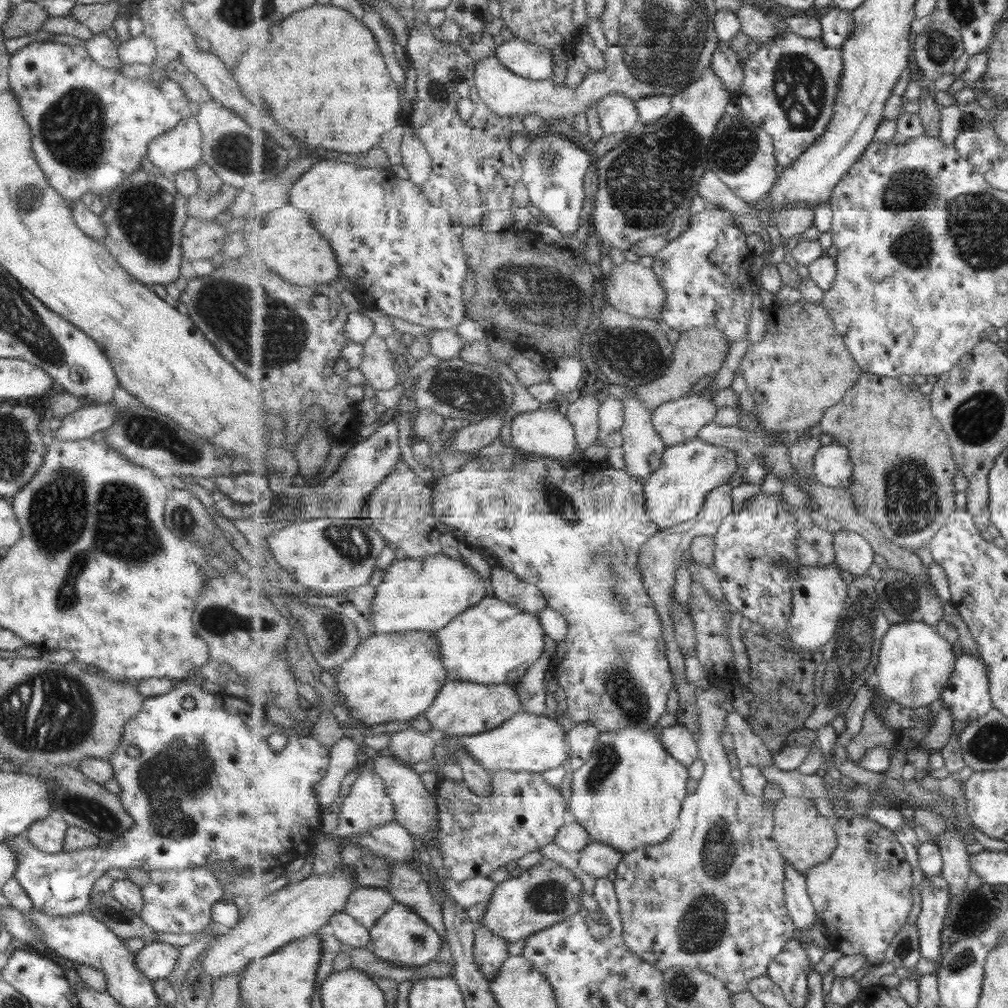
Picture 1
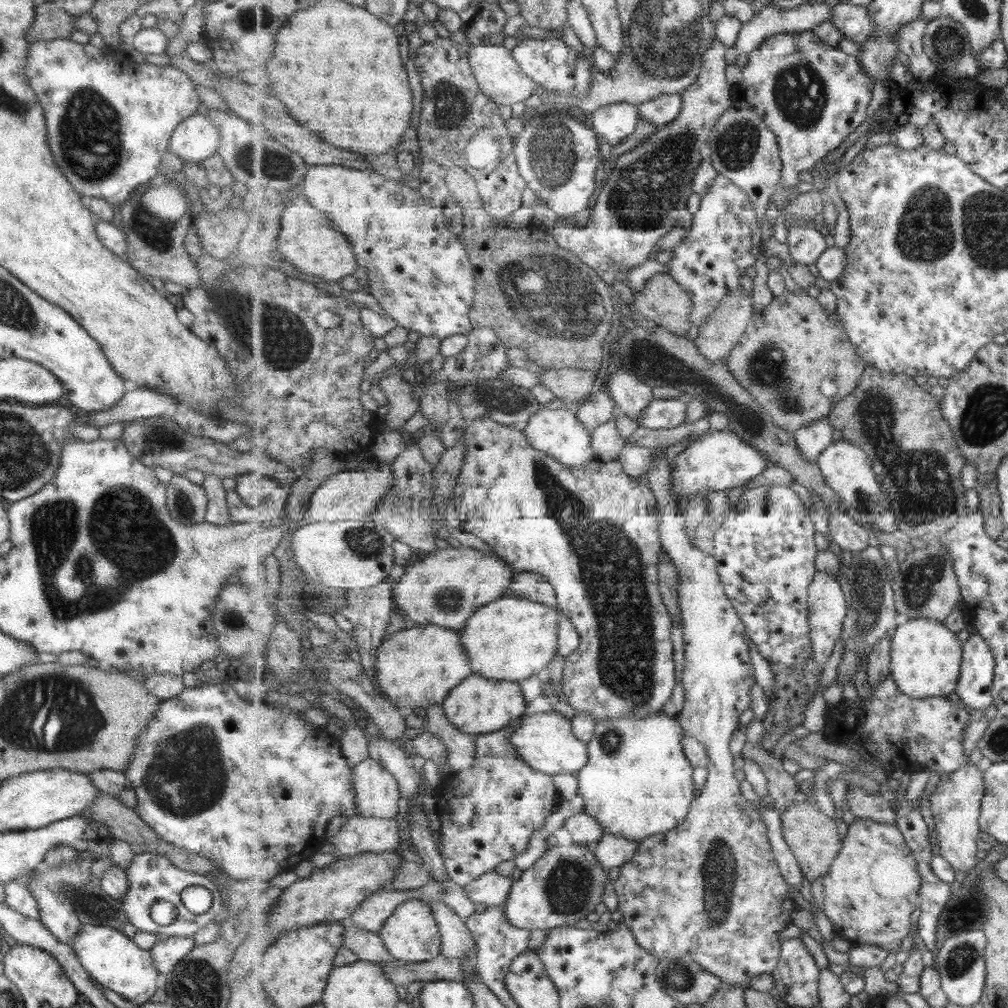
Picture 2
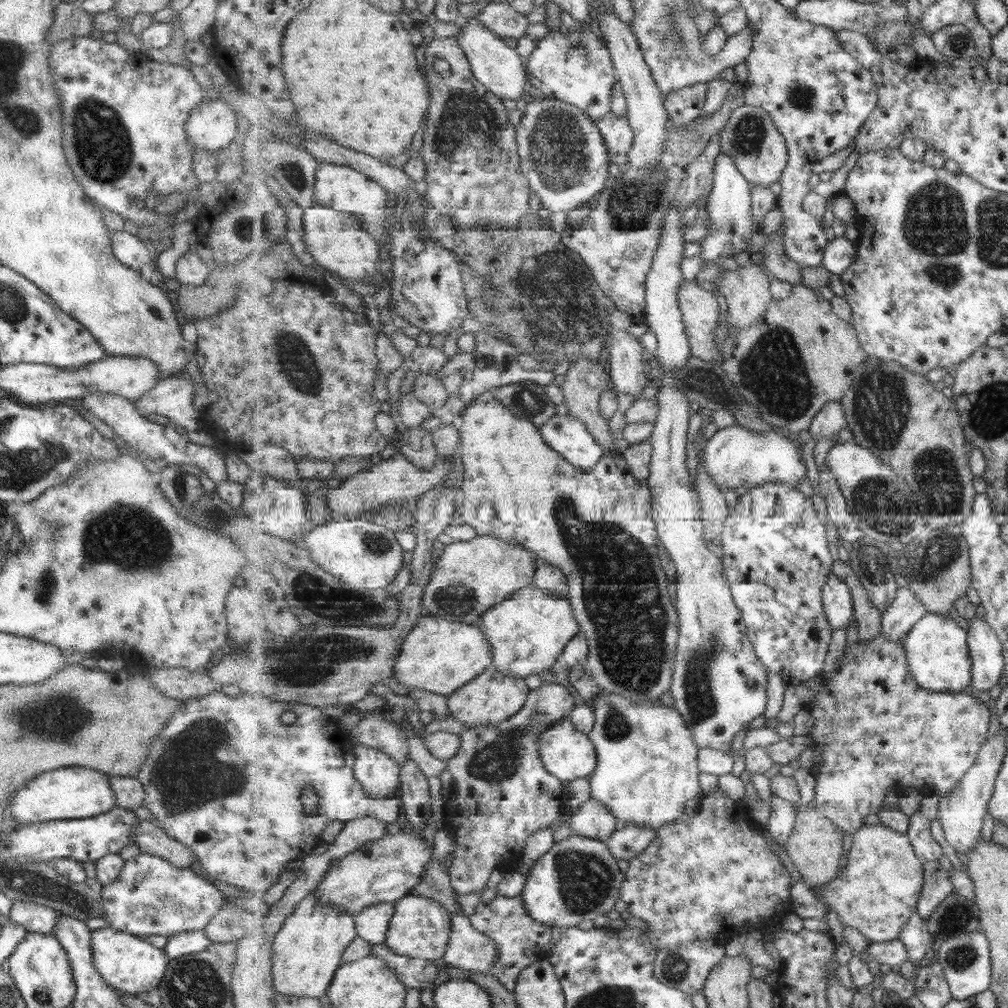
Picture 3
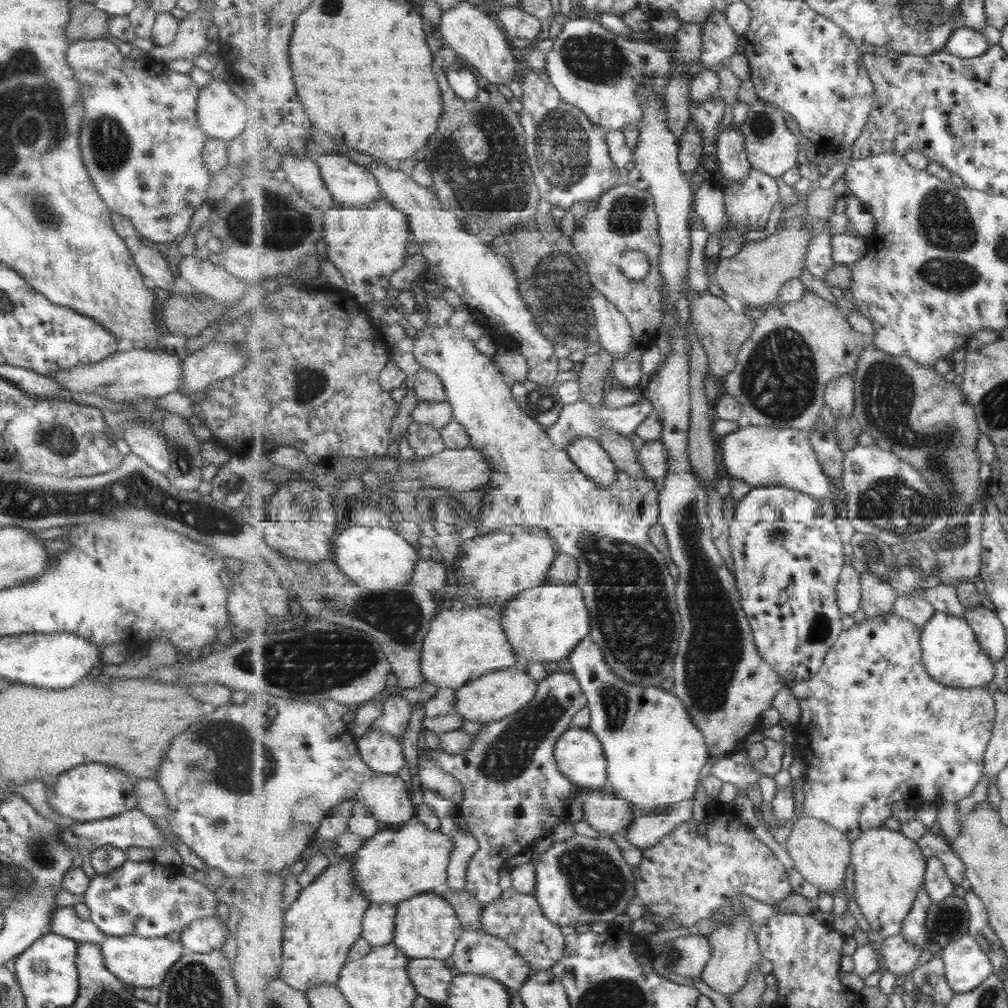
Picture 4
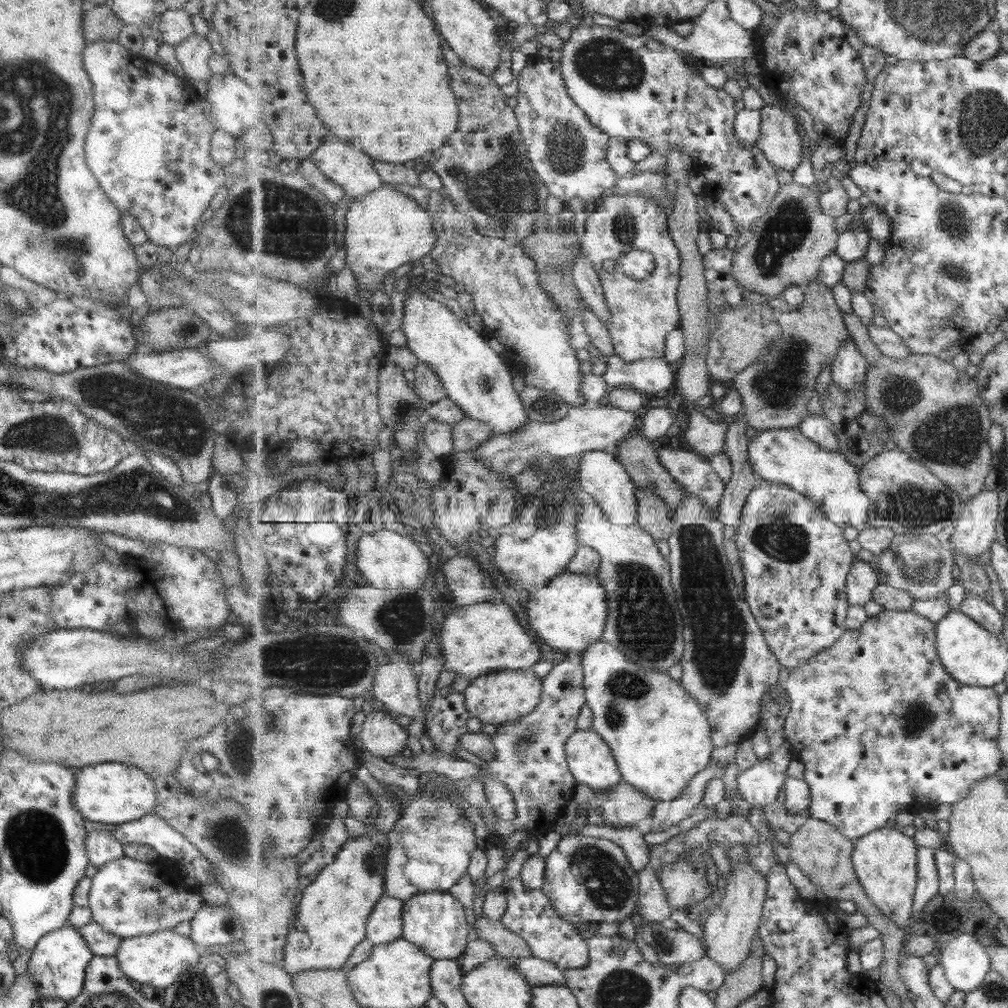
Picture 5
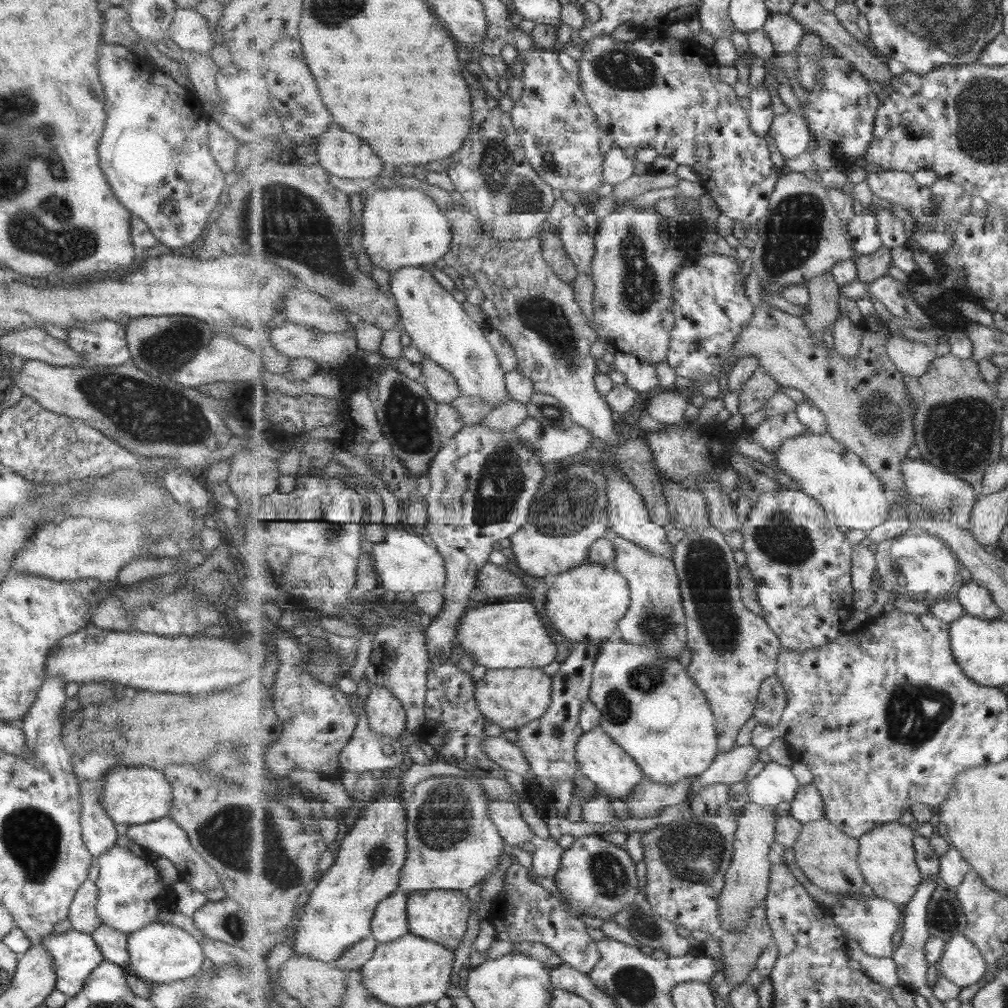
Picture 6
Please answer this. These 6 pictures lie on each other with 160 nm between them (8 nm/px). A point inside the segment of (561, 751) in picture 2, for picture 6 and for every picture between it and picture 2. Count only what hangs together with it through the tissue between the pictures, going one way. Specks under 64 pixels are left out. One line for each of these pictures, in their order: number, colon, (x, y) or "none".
3: (568, 753)
4: (581, 757)
5: (590, 759)
6: (601, 759)

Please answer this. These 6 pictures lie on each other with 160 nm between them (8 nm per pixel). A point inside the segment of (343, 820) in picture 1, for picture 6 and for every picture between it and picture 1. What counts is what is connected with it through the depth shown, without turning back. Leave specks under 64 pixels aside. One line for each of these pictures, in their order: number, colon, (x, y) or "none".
2: (377, 791)
3: (379, 774)
4: (383, 752)
5: (381, 736)
6: (386, 713)

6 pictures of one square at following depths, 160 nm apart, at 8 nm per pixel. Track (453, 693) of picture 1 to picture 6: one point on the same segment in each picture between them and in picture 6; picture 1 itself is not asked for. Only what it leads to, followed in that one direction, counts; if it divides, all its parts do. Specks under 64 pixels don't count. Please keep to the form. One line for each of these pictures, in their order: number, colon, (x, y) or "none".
2: (479, 705)
3: (491, 698)
4: (499, 694)
5: (502, 697)
6: (510, 698)

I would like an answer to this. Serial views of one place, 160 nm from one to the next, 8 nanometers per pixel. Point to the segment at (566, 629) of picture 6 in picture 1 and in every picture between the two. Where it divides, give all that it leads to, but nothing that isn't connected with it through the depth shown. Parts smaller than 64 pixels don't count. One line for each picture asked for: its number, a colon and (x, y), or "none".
1: (495, 642)
2: (511, 639)
3: (529, 632)
4: (544, 624)
5: (568, 614)

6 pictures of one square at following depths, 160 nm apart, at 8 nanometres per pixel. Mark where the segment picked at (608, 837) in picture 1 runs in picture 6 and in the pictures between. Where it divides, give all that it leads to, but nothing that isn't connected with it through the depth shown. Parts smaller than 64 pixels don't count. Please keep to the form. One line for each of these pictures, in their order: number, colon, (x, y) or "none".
2: (639, 782)
3: (647, 770)
4: (655, 753)
5: (661, 738)
6: (651, 706)

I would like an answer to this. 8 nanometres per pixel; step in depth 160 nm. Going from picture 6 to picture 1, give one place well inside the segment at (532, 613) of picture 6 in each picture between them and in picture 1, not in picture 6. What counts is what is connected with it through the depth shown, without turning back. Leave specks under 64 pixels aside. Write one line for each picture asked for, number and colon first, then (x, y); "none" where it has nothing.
1: (397, 676)
2: (417, 667)
3: (440, 656)
4: (462, 645)
5: (480, 639)

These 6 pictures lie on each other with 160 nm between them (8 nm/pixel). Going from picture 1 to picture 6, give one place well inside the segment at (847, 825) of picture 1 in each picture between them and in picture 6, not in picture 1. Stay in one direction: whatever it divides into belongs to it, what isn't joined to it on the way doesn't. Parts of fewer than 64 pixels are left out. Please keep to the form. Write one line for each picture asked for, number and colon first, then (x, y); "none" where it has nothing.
2: (870, 893)
3: (879, 890)
4: (890, 869)
5: (886, 861)
6: (887, 856)

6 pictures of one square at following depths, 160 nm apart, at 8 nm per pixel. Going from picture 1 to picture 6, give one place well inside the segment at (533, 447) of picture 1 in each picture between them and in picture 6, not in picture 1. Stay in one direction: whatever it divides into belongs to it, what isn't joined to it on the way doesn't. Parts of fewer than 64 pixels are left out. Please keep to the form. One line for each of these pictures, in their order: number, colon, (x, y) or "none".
2: (559, 432)
3: (565, 433)
4: (587, 453)
5: (601, 476)
6: (628, 514)

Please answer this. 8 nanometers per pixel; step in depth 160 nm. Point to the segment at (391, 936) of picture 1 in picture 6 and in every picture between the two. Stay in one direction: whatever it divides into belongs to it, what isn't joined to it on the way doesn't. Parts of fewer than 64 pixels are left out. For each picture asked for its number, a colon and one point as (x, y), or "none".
2: (412, 933)
3: (421, 926)
4: (427, 926)
5: (436, 921)
6: (440, 915)

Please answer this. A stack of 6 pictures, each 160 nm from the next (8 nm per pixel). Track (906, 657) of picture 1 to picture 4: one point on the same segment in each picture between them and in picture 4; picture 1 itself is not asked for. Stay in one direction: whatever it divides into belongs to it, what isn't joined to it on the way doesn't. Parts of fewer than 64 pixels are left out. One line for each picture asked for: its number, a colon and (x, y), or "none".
2: (926, 661)
3: (937, 647)
4: (952, 654)

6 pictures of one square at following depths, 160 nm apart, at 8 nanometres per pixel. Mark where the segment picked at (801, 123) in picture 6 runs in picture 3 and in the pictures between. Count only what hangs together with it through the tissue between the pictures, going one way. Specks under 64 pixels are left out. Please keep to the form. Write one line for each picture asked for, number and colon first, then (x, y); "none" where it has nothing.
3: (751, 137)
4: (772, 148)
5: (782, 144)

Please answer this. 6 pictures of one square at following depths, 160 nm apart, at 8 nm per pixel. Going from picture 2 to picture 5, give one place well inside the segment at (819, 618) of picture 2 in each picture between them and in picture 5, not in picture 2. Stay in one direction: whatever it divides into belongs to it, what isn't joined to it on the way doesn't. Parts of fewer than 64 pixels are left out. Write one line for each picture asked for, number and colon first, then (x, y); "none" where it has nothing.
3: (839, 603)
4: (850, 589)
5: (863, 580)

